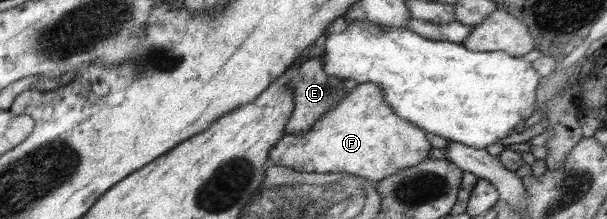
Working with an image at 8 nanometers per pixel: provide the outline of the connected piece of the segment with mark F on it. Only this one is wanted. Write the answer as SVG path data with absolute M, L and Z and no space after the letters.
M373 83L357 86L337 106L333 106L315 126L301 134L285 134L271 148L270 158L277 166L299 172L315 174L341 172L379 182L399 170L417 166L431 158L430 134L413 123L399 117L391 105L383 99L385 91Z

